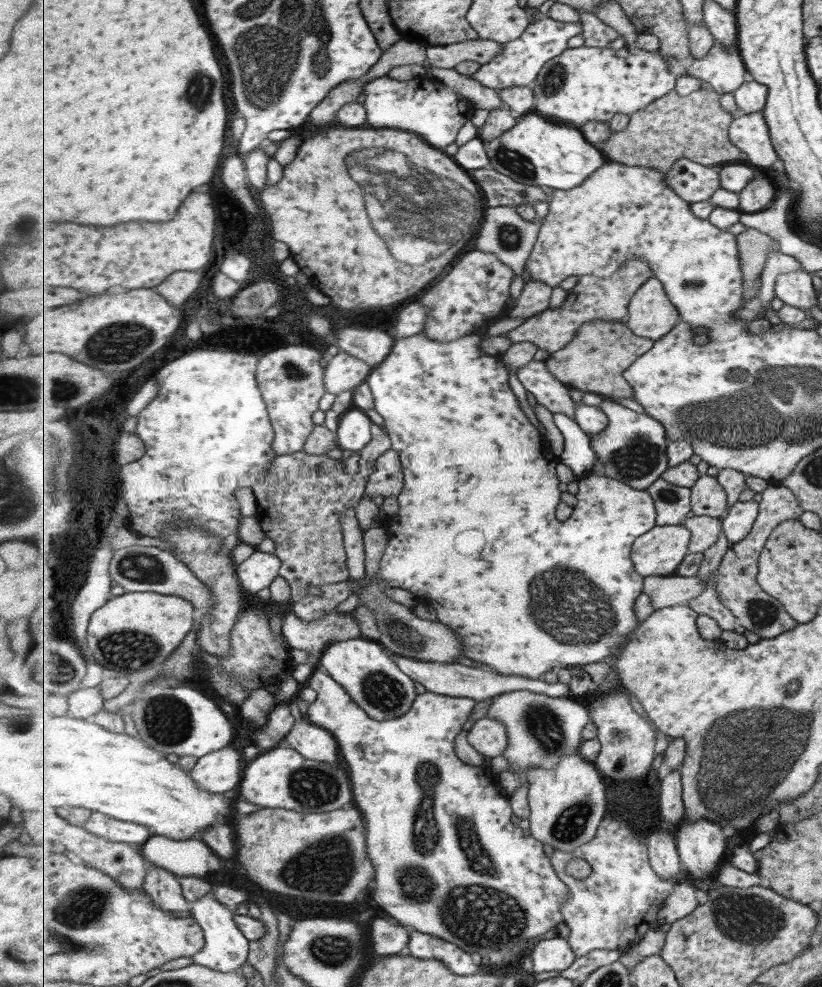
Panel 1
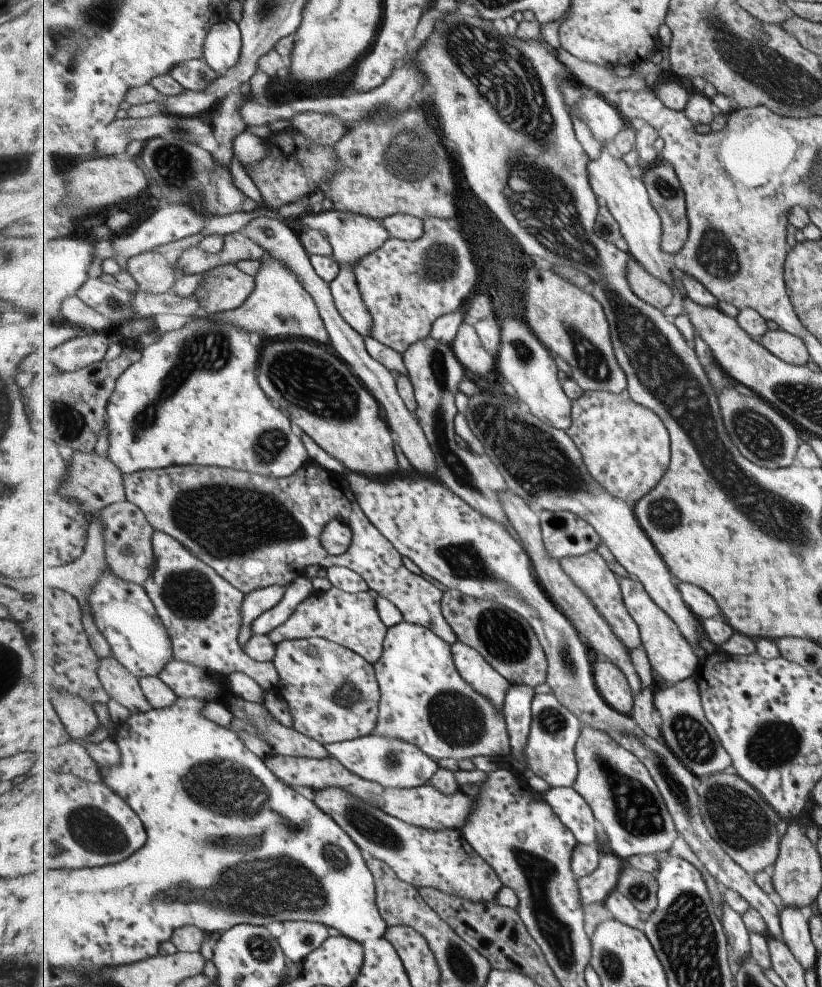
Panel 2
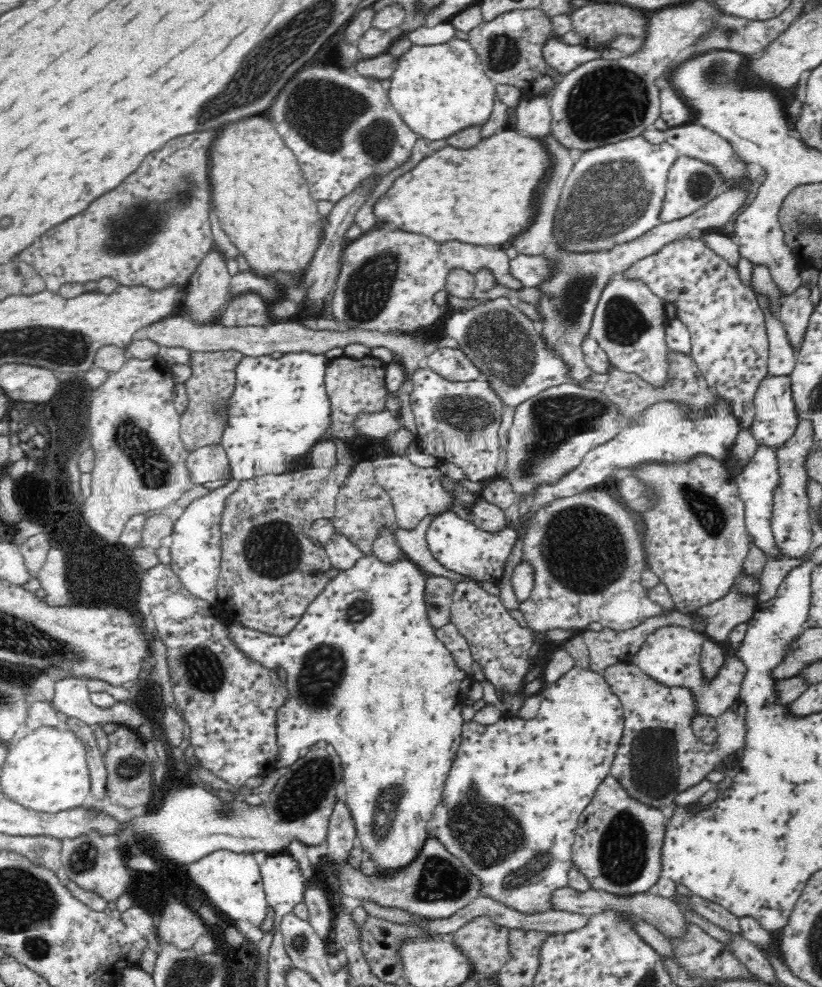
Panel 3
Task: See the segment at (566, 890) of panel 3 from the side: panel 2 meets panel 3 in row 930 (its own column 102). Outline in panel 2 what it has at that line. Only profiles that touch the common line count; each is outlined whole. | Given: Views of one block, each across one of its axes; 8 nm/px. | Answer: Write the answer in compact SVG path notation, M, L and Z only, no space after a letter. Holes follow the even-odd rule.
M114 656L101 659L100 679L112 699L125 706L131 715L139 715L155 709L145 696L140 679L133 676L133 673Z

